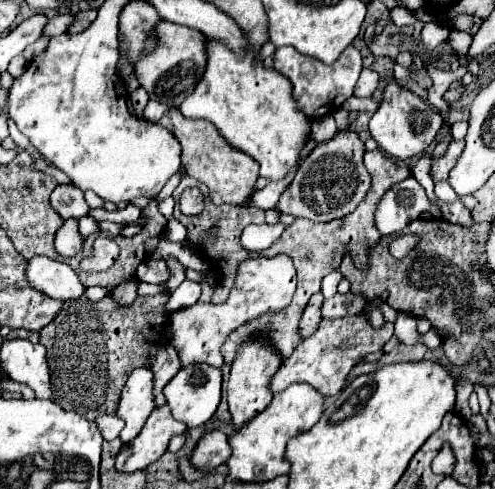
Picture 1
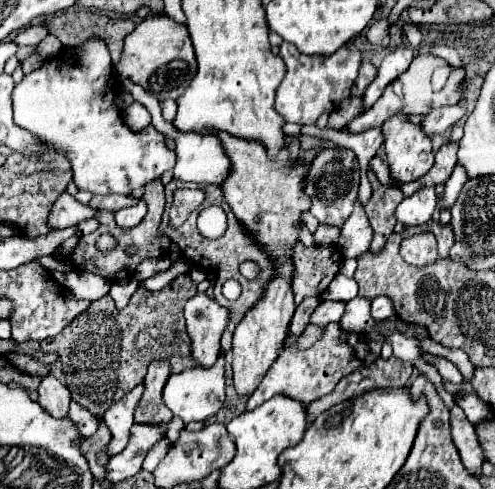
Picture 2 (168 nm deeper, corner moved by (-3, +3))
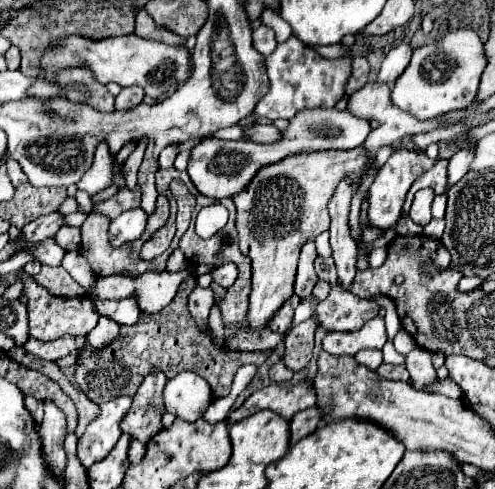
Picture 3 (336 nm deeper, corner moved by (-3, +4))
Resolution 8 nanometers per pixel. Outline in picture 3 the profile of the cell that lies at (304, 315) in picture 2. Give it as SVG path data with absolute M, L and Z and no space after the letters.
M292 295L292 299L288 299L288 301L280 307L280 311L272 317L270 329L272 329L272 331L278 331L278 333L286 333L286 331L290 329L290 325L292 325L294 309L298 307L298 303L300 303L300 297L298 297L298 295Z

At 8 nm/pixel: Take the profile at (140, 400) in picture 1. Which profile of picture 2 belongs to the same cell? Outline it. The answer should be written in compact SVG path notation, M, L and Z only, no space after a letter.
M142 384L134 390L130 390L130 394L126 394L122 400L118 400L114 406L110 406L104 412L104 422L112 434L110 444L106 446L108 456L122 452L122 448L126 446L126 440L130 438L130 428L134 424L134 408L136 408L140 396L142 396Z

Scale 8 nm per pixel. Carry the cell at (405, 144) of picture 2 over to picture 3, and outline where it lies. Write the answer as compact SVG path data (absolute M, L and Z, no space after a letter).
M398 147L398 149L390 155L390 159L380 167L378 175L374 177L374 183L370 185L370 209L368 209L368 219L370 219L370 223L372 223L374 227L382 229L382 231L390 229L390 227L396 223L400 211L402 211L402 205L404 205L404 197L406 197L406 193L408 193L408 187L410 187L424 171L428 171L434 163L436 163L436 161L430 159L430 157L424 155L424 153L416 153L416 151L410 151L410 149L406 149L406 147Z

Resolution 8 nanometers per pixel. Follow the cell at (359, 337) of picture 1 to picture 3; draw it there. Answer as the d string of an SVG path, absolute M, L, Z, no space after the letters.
M304 379L298 381L296 385L268 385L256 393L252 393L240 409L230 413L230 421L236 423L260 409L272 409L280 413L286 419L292 419L294 413L316 405L316 395L314 395L314 385Z

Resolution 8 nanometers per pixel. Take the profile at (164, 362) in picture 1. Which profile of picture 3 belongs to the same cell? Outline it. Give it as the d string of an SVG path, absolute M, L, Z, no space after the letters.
M152 371L146 375L142 385L134 395L134 403L122 421L122 431L134 435L134 439L148 443L158 431L162 431L162 391L166 385L166 375L162 371Z

